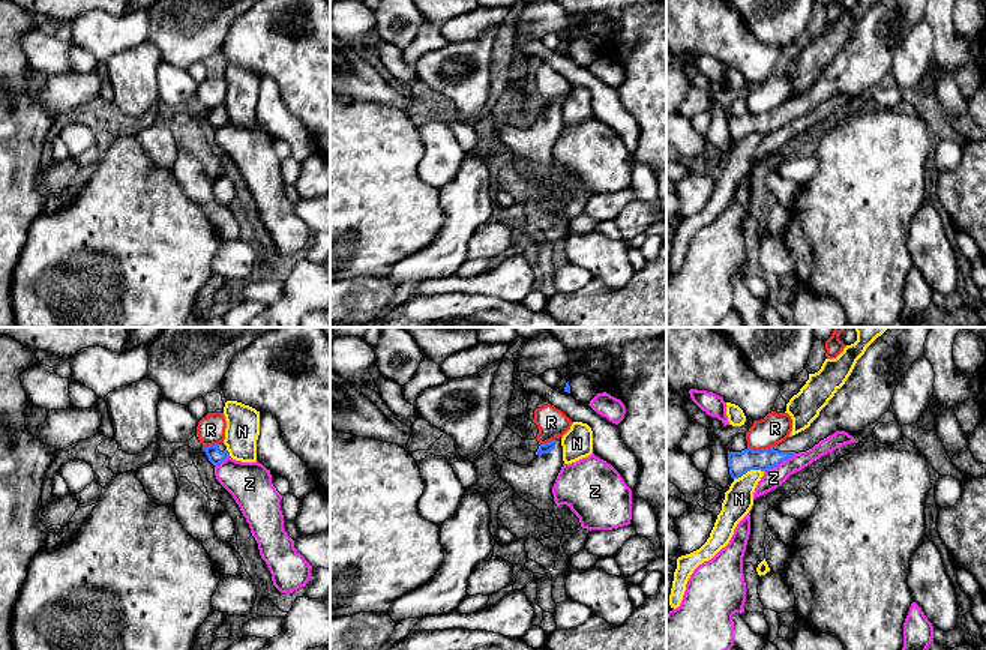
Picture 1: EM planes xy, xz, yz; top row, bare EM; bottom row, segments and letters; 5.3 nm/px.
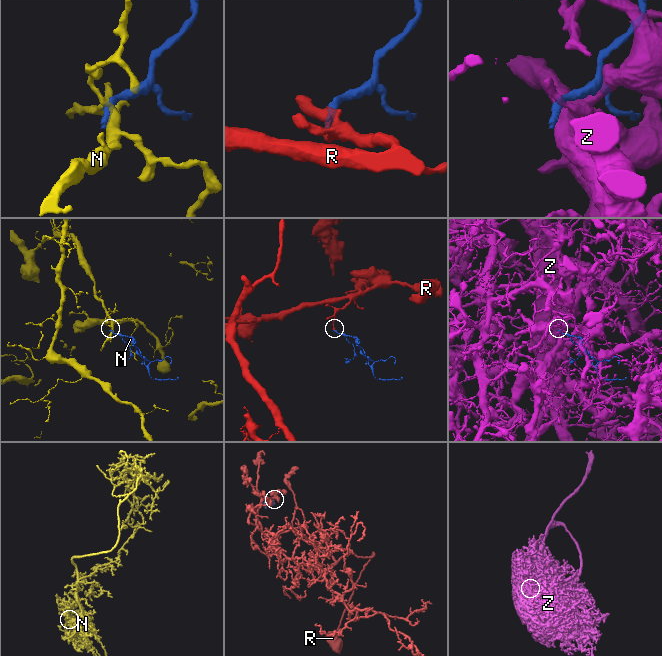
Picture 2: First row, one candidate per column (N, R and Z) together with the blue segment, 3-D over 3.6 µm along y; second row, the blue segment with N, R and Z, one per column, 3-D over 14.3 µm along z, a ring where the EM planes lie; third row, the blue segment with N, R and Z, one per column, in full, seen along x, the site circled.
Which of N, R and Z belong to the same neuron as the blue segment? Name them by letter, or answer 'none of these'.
none of these

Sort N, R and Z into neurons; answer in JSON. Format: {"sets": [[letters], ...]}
{"sets": [["N"], ["R"], ["Z"]]}

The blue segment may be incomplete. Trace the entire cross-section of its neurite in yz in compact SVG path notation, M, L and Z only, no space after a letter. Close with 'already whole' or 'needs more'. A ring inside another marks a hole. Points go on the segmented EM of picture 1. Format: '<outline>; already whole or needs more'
M888 327L866 348L845 384L809 428L770 449L728 450L731 477L738 479L750 470L767 471L836 431L857 440L867 425L890 410L899 381L917 359L924 357L929 332L930 327Z; needs more

